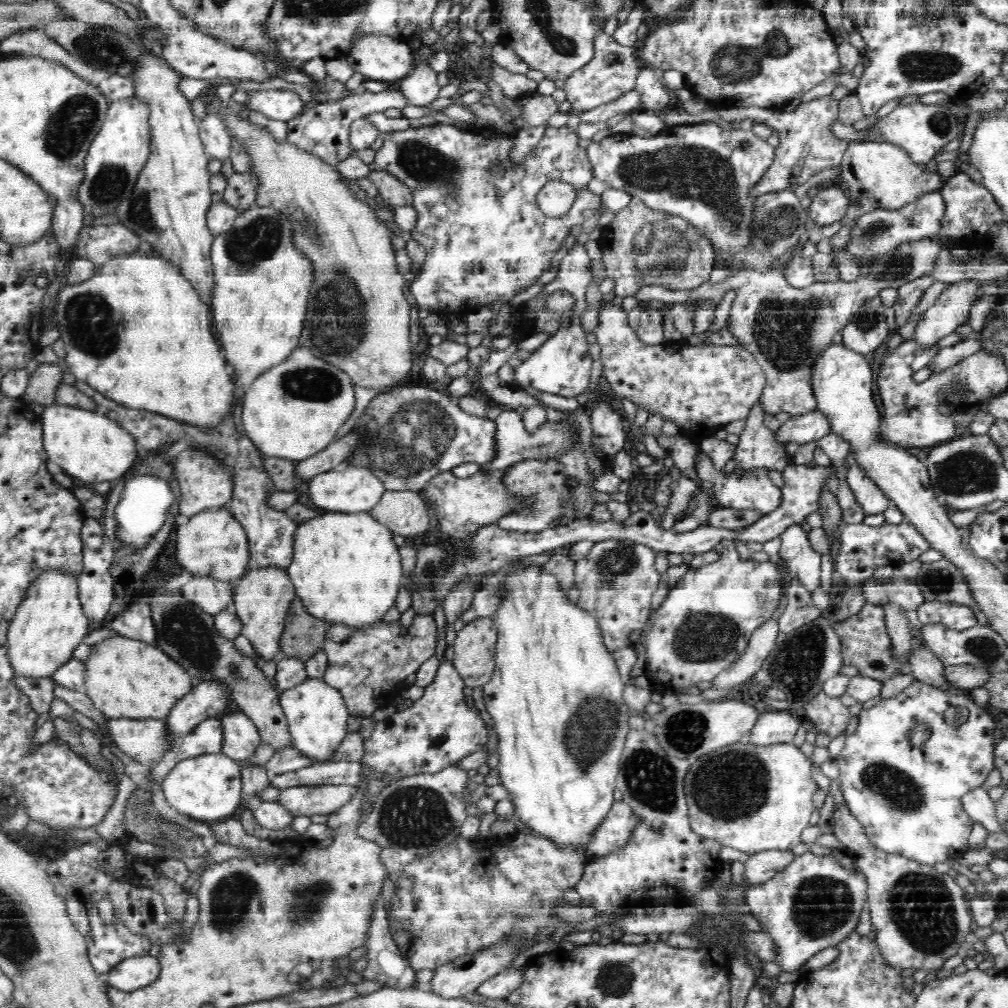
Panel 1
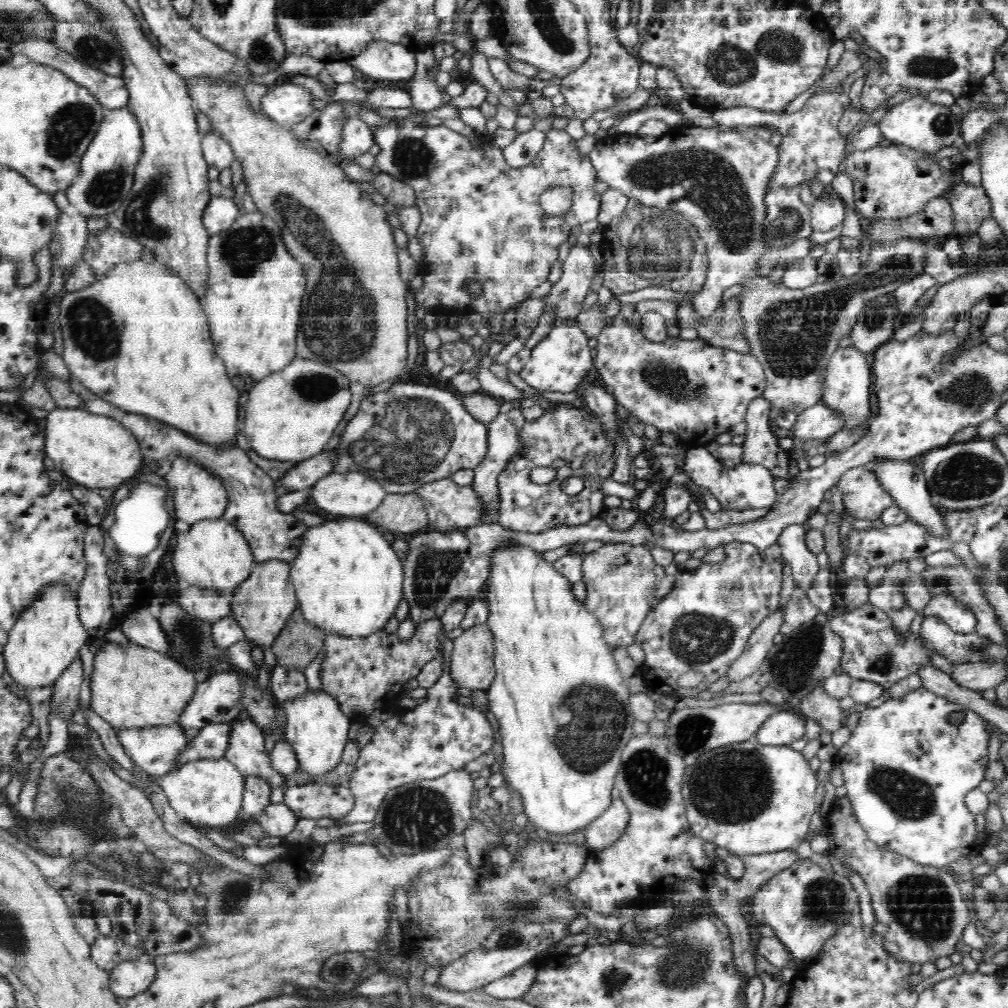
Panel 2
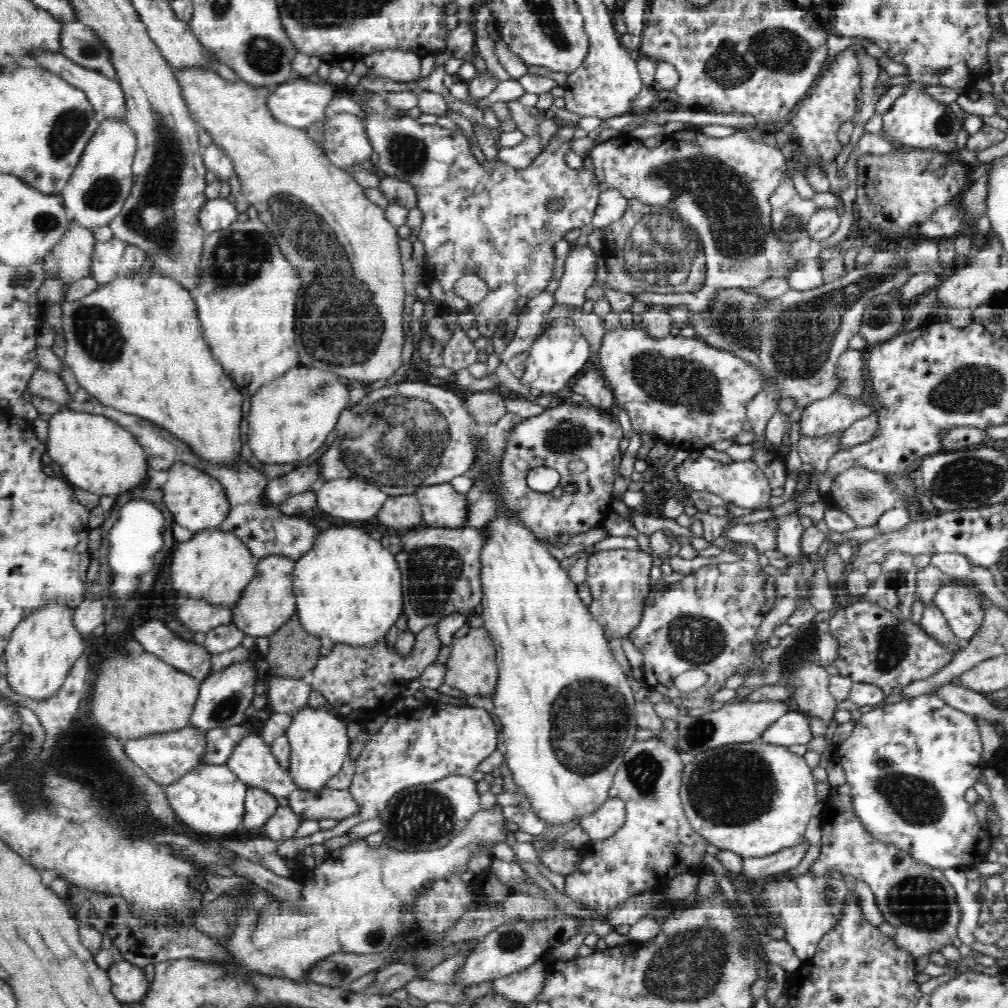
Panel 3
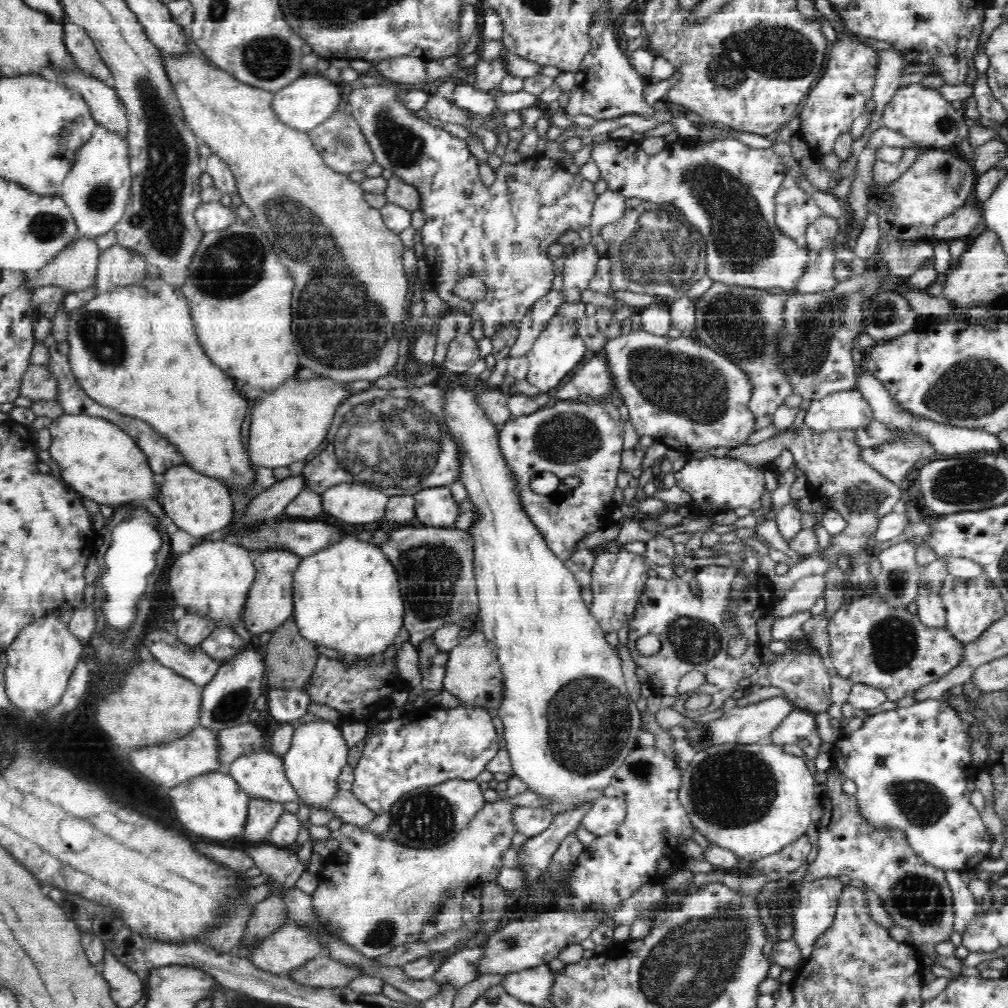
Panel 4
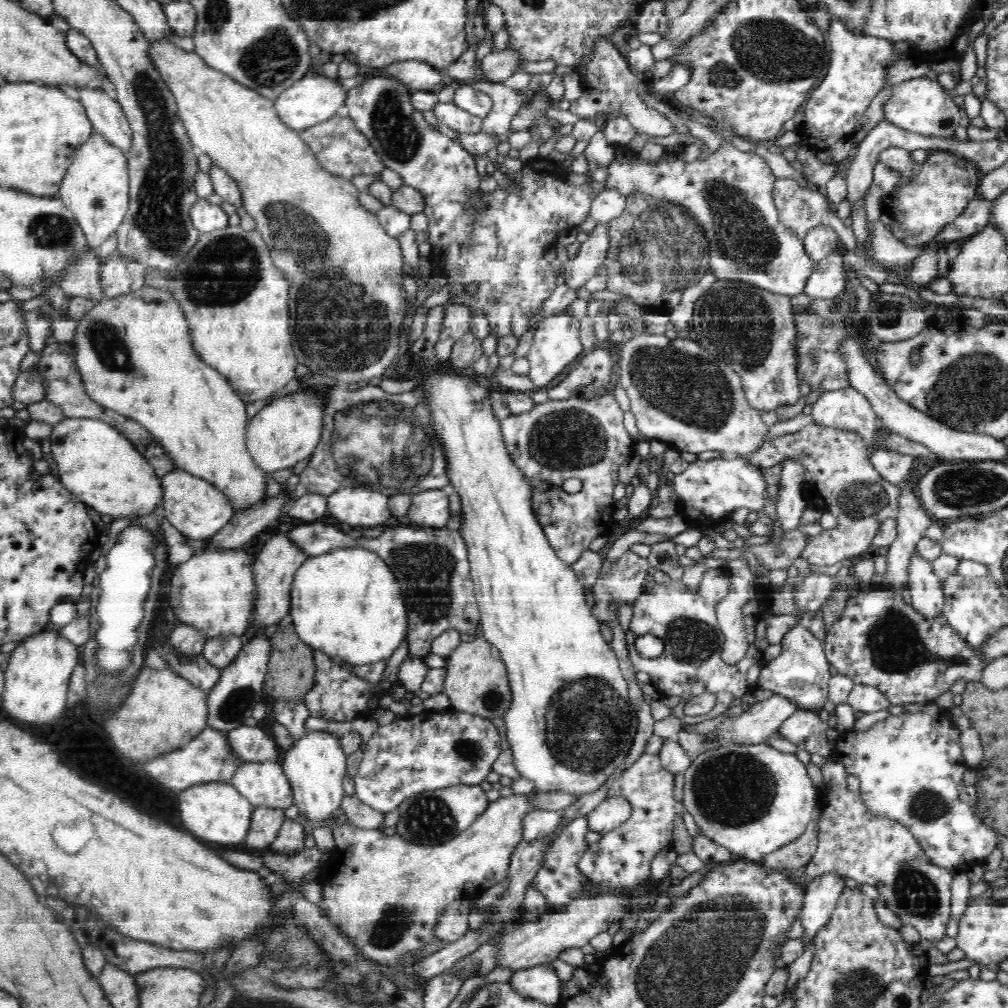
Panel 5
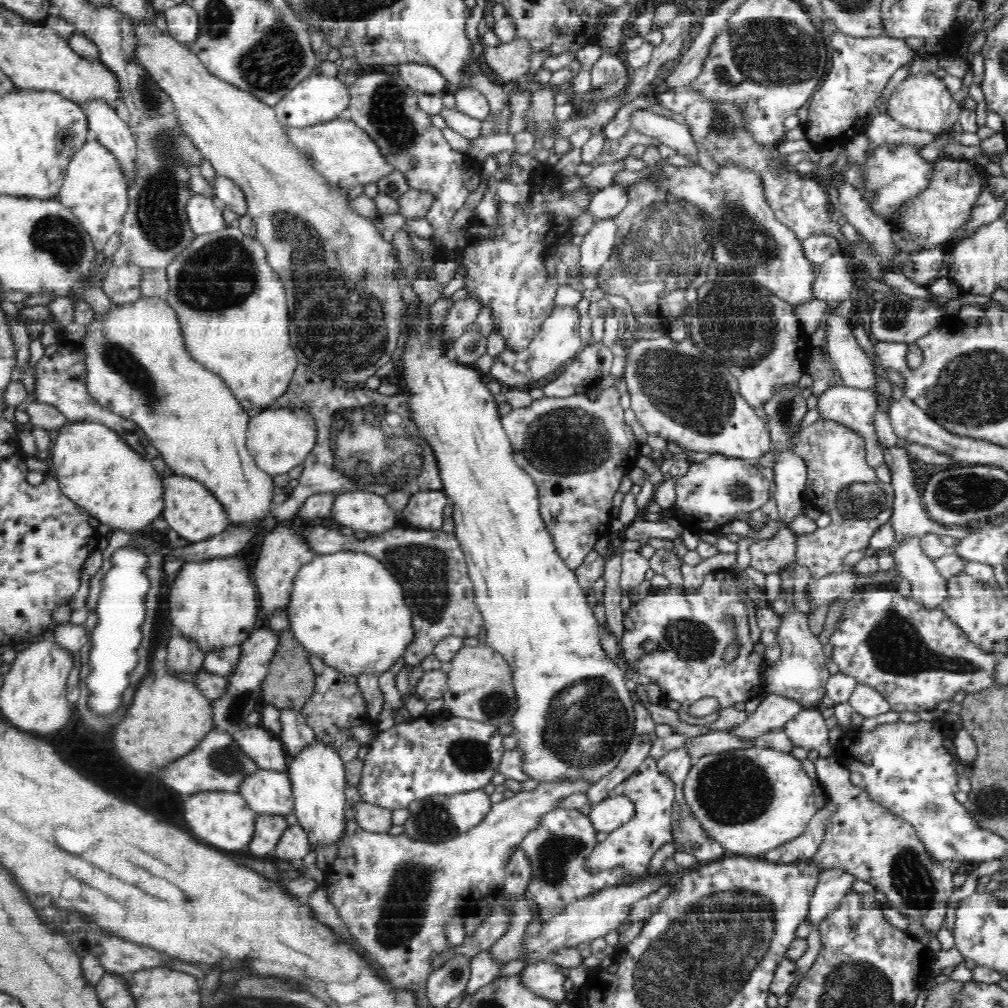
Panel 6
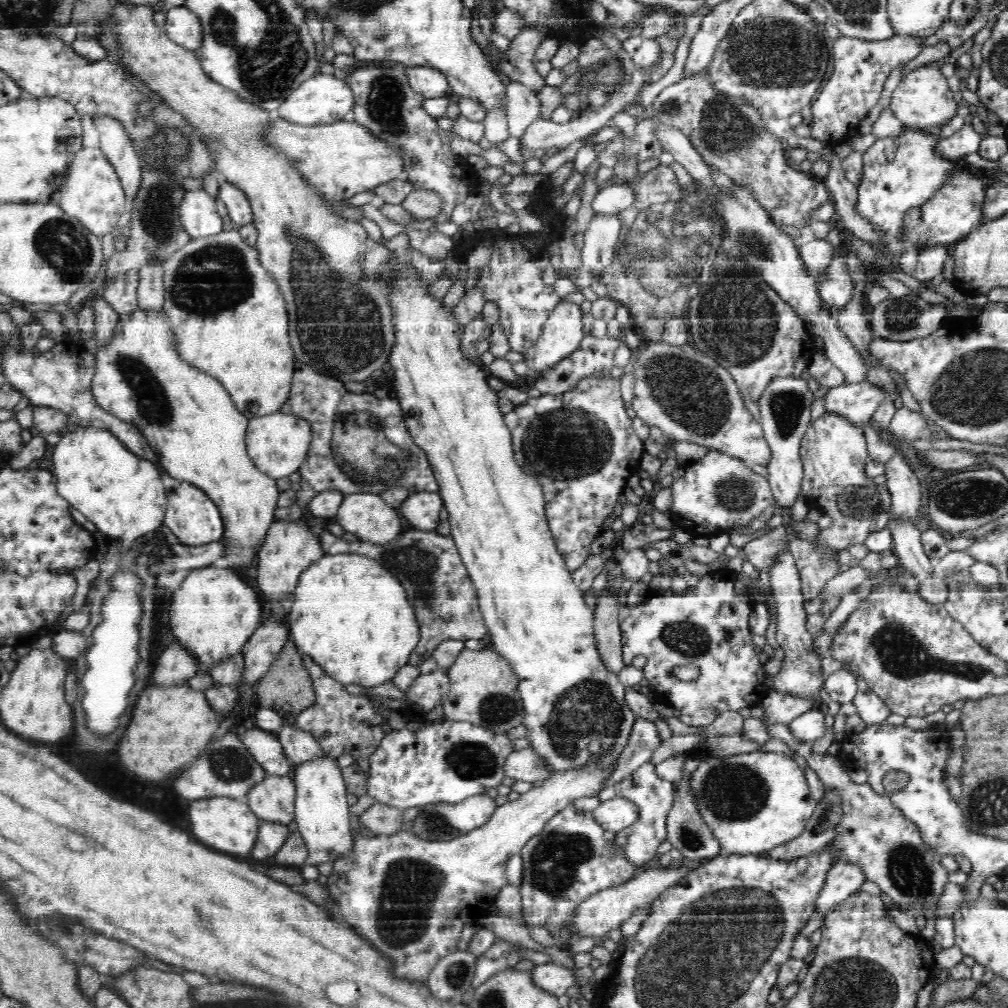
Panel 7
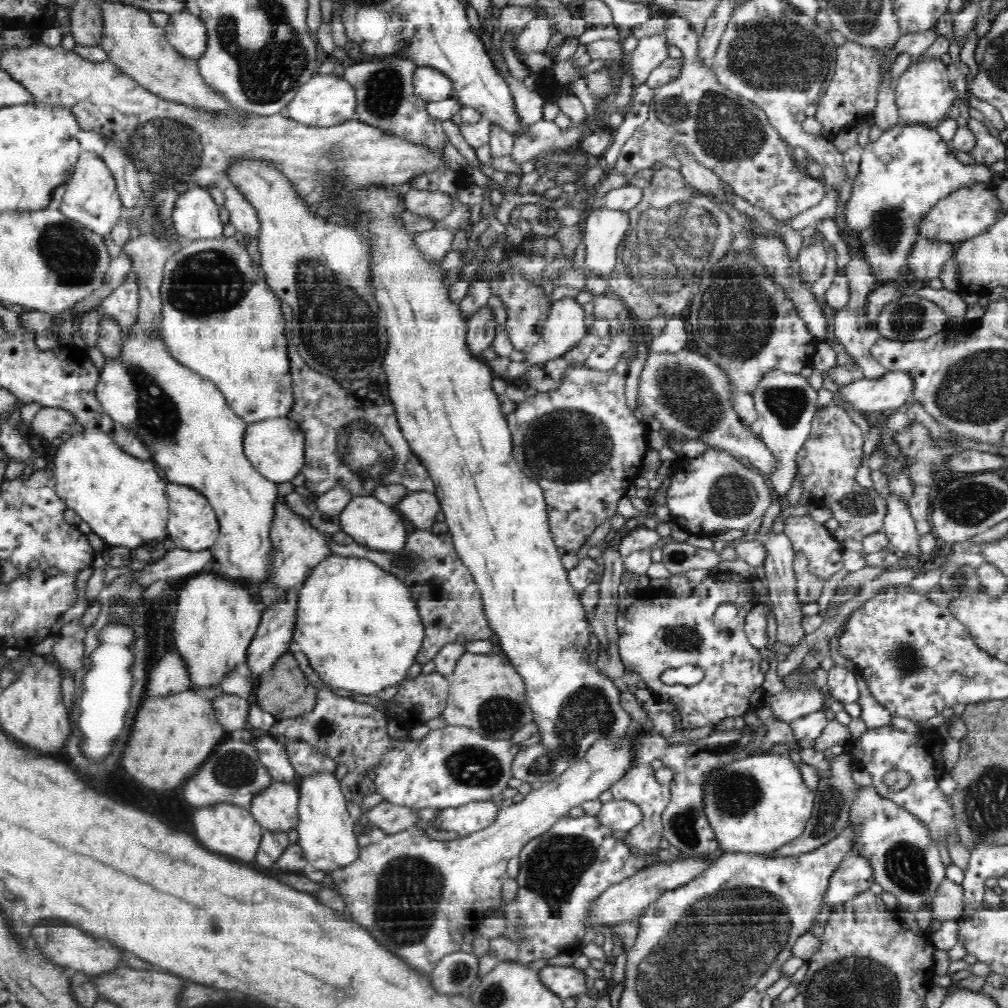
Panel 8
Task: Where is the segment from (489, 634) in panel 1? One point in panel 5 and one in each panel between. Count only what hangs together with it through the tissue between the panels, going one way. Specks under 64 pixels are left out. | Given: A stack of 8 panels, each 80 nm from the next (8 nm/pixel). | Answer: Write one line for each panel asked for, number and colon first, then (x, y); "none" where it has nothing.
2: (472, 662)
3: (471, 667)
4: (473, 674)
5: (476, 681)

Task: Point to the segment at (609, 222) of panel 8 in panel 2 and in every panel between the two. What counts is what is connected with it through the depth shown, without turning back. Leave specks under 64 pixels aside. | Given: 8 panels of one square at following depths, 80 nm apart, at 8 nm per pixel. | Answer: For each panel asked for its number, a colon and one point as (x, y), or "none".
2: (565, 301)
3: (580, 270)
4: (579, 269)
5: (584, 265)
6: (596, 246)
7: (600, 238)

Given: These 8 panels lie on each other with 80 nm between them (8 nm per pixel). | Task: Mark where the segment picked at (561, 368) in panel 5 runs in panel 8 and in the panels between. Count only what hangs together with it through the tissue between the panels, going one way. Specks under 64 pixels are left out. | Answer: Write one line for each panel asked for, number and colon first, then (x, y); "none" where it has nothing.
6: (557, 343)
7: (562, 334)
8: (565, 327)

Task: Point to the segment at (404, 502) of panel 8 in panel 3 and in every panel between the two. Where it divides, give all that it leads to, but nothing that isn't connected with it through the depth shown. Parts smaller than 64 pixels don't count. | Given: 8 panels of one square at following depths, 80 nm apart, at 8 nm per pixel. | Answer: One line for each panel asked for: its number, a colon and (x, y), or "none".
3: (444, 506)
4: (437, 507)
5: (431, 508)
6: (425, 510)
7: (421, 509)

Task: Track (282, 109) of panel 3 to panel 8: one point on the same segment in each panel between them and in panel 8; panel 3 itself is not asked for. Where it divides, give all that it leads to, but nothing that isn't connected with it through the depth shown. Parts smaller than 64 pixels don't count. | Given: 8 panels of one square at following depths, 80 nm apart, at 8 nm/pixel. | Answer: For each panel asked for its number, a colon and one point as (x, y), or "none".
4: (308, 101)
5: (313, 99)
6: (318, 98)
7: (322, 98)
8: (326, 100)

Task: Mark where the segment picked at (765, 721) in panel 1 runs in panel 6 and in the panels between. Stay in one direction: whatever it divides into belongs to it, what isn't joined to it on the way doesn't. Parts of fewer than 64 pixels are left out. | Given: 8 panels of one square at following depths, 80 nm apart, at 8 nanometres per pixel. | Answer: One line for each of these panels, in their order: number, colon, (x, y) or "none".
2: (783, 727)
3: (792, 727)
4: (798, 727)
5: (804, 728)
6: (807, 729)

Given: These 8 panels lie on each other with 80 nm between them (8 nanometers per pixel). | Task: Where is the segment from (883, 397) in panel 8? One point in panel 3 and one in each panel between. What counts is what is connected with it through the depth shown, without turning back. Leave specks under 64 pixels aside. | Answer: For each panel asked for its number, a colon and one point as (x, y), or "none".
3: (832, 415)
4: (849, 409)
5: (847, 409)
6: (856, 409)
7: (857, 403)

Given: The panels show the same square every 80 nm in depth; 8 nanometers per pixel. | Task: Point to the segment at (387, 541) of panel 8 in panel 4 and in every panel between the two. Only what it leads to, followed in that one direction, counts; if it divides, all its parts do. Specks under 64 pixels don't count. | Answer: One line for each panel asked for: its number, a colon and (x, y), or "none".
4: (354, 502)
5: (361, 506)
6: (360, 510)
7: (368, 516)

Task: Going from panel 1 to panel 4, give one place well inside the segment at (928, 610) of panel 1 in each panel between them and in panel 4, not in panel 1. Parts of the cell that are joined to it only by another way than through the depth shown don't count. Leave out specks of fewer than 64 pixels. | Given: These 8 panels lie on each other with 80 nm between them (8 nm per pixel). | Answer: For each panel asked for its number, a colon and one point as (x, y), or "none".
2: (957, 616)
3: (962, 614)
4: (970, 606)

